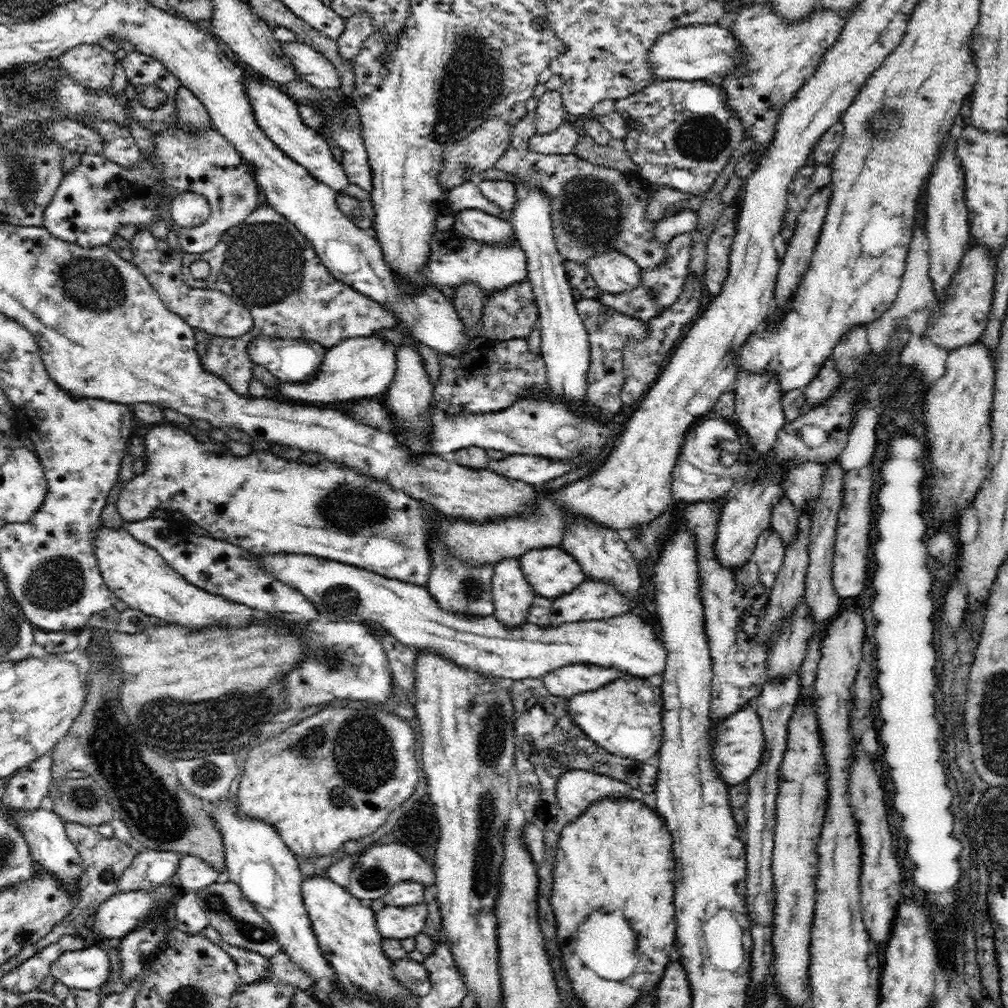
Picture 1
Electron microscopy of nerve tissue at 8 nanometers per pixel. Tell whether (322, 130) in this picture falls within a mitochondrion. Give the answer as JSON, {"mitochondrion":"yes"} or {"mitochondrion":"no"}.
{"mitochondrion":"no"}

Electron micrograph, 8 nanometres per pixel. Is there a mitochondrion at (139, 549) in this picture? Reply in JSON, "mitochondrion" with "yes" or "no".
{"mitochondrion":"no"}

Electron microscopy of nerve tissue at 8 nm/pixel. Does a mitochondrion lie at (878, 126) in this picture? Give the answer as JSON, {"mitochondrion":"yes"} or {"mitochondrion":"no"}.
{"mitochondrion":"yes"}

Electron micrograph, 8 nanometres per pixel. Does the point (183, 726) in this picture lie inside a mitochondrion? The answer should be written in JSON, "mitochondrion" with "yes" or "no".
{"mitochondrion":"yes"}

